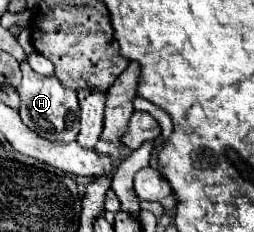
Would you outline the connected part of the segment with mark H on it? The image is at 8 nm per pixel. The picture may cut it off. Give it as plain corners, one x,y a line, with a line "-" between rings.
21,63
23,71
23,81
17,87
21,95
21,119
23,123
33,129
39,137
45,137
49,141
75,141
79,133
79,103
77,103
77,93
73,89
65,89
59,79
53,77
43,77
35,73
29,63

